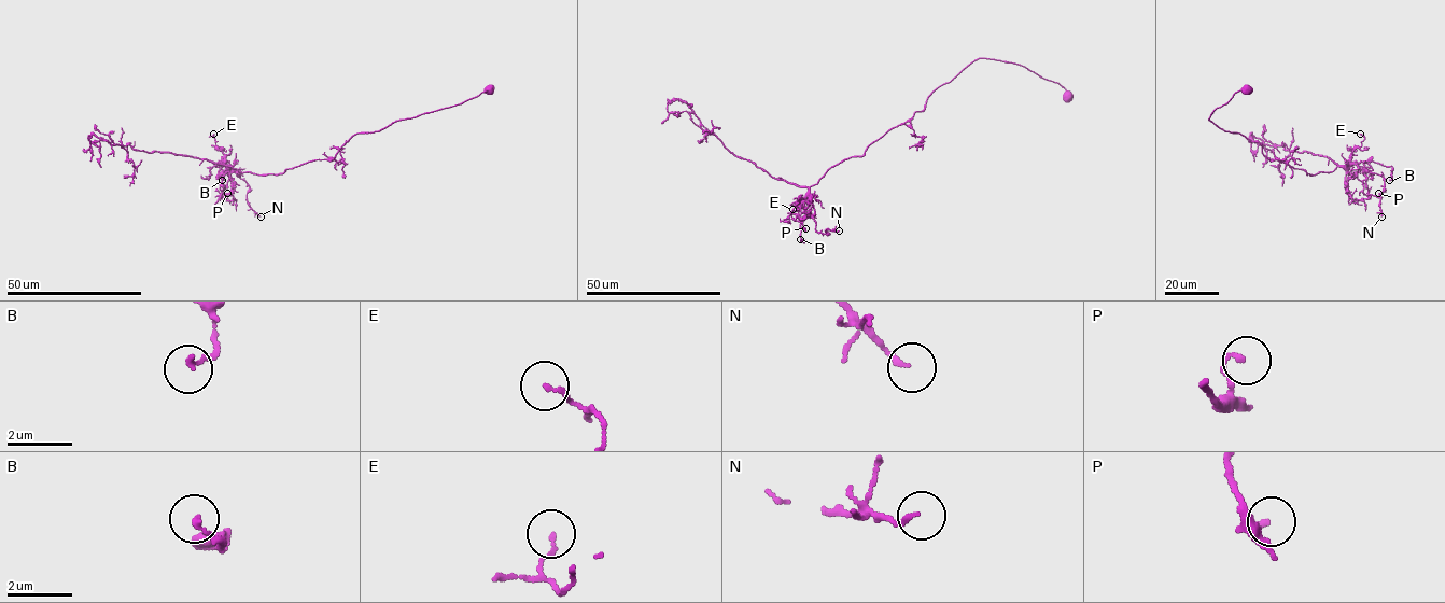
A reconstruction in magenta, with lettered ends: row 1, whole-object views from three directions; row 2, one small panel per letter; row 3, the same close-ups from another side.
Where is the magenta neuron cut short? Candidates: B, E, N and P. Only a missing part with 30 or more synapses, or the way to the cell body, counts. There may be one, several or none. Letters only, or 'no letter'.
no letter

